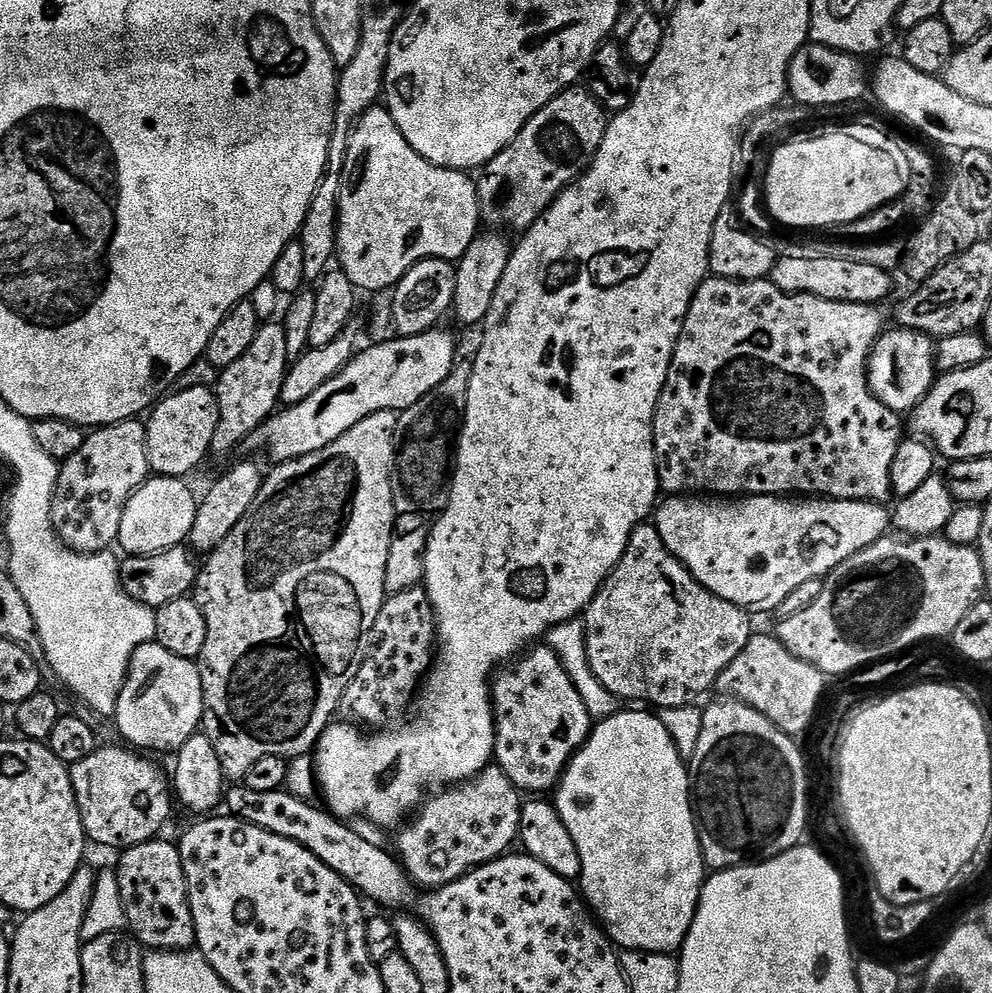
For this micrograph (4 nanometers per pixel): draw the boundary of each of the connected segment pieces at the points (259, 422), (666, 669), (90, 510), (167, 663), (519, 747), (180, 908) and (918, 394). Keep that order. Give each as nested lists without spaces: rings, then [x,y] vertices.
[[[261,323],[258,334],[254,334],[254,342],[238,362],[230,362],[219,373],[214,385],[218,402],[218,426],[214,429],[212,452],[224,456],[236,447],[243,445],[261,428],[266,421],[281,407],[280,395],[282,382],[290,367],[290,357],[286,350],[286,330],[283,323]]]
[[[652,522],[640,524],[632,531],[626,550],[620,561],[616,563],[616,569],[606,577],[602,587],[597,590],[596,597],[584,609],[582,619],[586,630],[586,654],[590,658],[590,670],[594,670],[594,678],[598,678],[598,682],[602,682],[602,686],[606,686],[606,690],[610,690],[610,694],[614,694],[617,701],[641,700],[644,703],[641,705],[651,706],[656,710],[696,704],[699,696],[704,696],[711,688],[717,687],[720,675],[726,670],[726,666],[730,666],[730,662],[734,662],[734,658],[738,658],[738,654],[742,654],[746,642],[750,642],[750,638],[754,634],[753,617],[745,609],[718,598],[713,592],[701,586],[684,567],[684,563],[674,554],[670,554],[670,550],[658,534],[655,523]]]
[[[136,418],[97,427],[85,435],[76,453],[60,464],[52,495],[52,525],[65,548],[106,552],[119,541],[122,510],[150,476],[147,433],[147,427]]]
[[[155,642],[134,650],[128,676],[118,698],[114,723],[133,749],[145,753],[175,754],[204,722],[204,695],[200,669],[193,661],[170,654]]]
[[[536,646],[515,662],[497,668],[490,683],[496,719],[495,763],[521,793],[544,794],[547,788],[555,789],[572,755],[588,741],[594,727],[570,674],[562,670],[562,662],[548,647]]]
[[[164,839],[147,840],[123,849],[119,853],[120,861],[114,865],[114,871],[122,894],[122,906],[128,919],[128,928],[134,933],[135,939],[148,950],[186,952],[196,943],[192,911],[188,905],[188,883],[186,874],[182,870],[179,847],[173,841],[171,844],[170,841]]]
[[[899,326],[893,329],[876,339],[868,359],[868,385],[882,406],[891,412],[908,414],[920,405],[938,379],[936,350],[931,336]]]

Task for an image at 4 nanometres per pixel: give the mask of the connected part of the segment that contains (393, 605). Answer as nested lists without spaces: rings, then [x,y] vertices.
[[[423,587],[391,593],[382,610],[378,610],[378,618],[367,634],[358,674],[354,674],[354,682],[350,682],[342,694],[339,715],[357,726],[369,724],[372,730],[384,730],[403,721],[409,715],[408,707],[412,704],[416,687],[418,692],[434,663],[437,644],[436,616]]]

